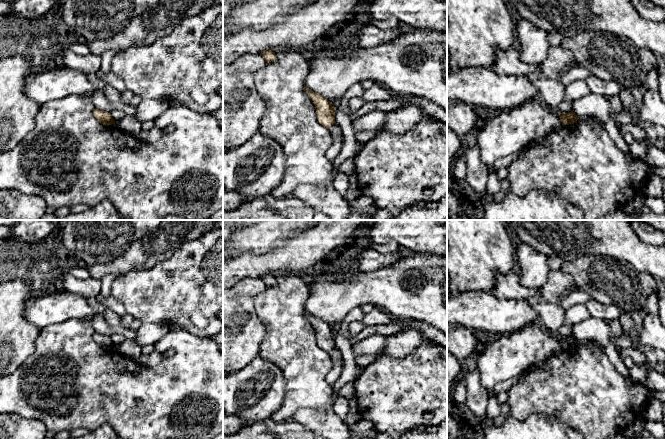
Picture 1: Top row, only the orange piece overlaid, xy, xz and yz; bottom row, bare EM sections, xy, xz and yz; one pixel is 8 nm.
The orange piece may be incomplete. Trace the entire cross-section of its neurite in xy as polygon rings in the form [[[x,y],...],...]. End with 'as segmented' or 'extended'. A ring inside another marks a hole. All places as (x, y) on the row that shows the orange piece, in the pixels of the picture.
[[[94,109],[93,115],[103,125],[107,126],[107,125],[115,124],[115,121],[112,118],[112,115],[110,112]]]; as segmented

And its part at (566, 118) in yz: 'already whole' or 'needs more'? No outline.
already whole

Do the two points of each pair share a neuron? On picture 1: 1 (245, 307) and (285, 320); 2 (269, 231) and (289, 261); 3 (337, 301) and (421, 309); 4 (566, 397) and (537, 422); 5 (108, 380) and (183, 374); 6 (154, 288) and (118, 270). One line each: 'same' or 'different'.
1: different
2: different
3: same
4: different
5: same
6: different

